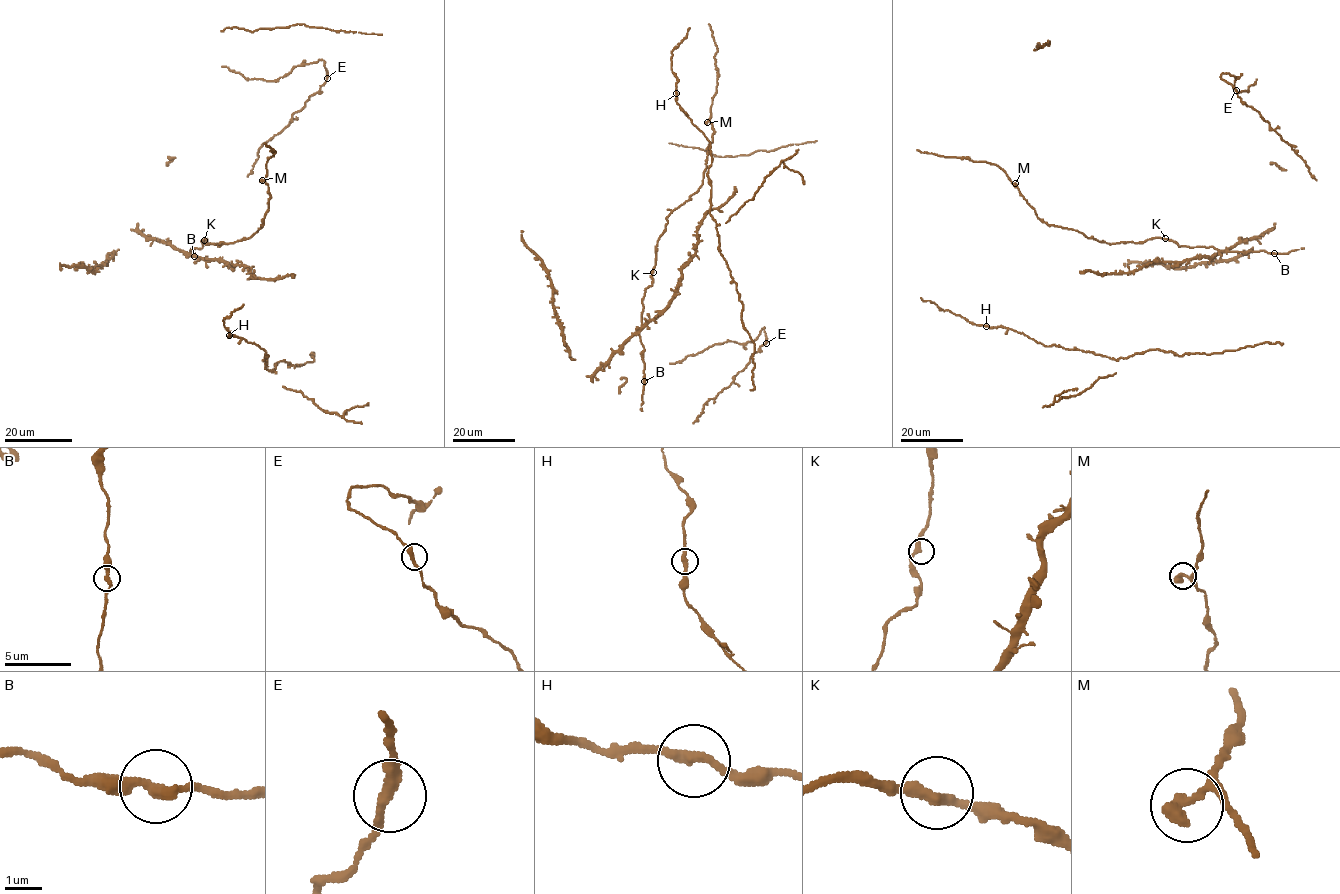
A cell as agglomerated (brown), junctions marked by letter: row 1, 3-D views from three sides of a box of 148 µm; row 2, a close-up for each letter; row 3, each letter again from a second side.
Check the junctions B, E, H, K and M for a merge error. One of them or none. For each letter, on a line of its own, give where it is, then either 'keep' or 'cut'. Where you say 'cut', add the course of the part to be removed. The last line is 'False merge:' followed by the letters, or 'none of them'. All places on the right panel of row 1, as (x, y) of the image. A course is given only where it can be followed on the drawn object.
B: at (1274, 253); keep
E: at (1236, 90); keep
H: at (986, 326); keep
K: at (1165, 238); keep
M: at (1015, 183); keep
False merge: none of them

